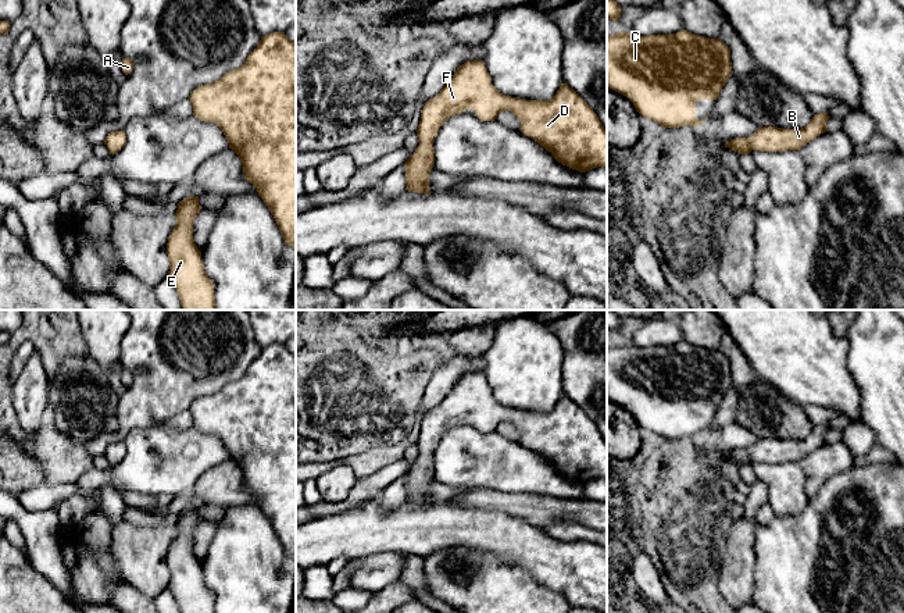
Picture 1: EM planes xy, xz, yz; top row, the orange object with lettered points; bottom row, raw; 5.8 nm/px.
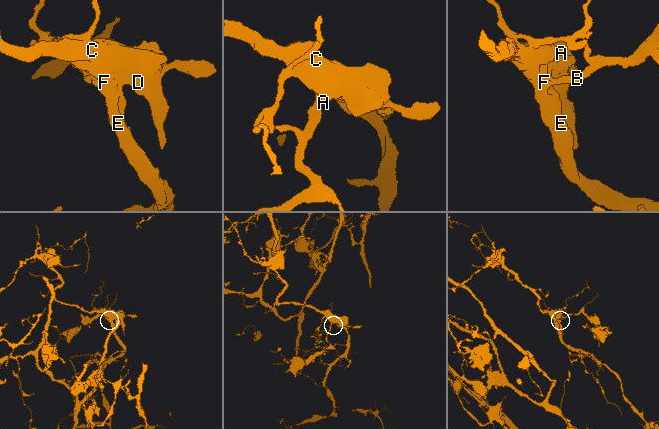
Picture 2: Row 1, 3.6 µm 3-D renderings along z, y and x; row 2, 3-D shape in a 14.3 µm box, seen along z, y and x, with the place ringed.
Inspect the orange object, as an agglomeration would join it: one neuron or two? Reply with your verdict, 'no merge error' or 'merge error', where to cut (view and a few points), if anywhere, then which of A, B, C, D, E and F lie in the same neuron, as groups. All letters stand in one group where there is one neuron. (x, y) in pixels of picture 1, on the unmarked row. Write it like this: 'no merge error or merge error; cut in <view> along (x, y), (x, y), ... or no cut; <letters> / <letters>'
no merge error; no cut; A B C D E F

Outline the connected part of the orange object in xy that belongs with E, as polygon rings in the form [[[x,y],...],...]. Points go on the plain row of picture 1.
[[[187,507],[179,513],[176,538],[167,555],[167,589],[174,595],[181,613],[215,613],[214,595],[206,585],[201,563],[193,550],[193,534],[201,520],[199,507]]]

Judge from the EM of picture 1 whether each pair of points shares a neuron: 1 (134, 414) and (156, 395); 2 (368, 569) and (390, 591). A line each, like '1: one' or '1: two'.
1: one
2: two

